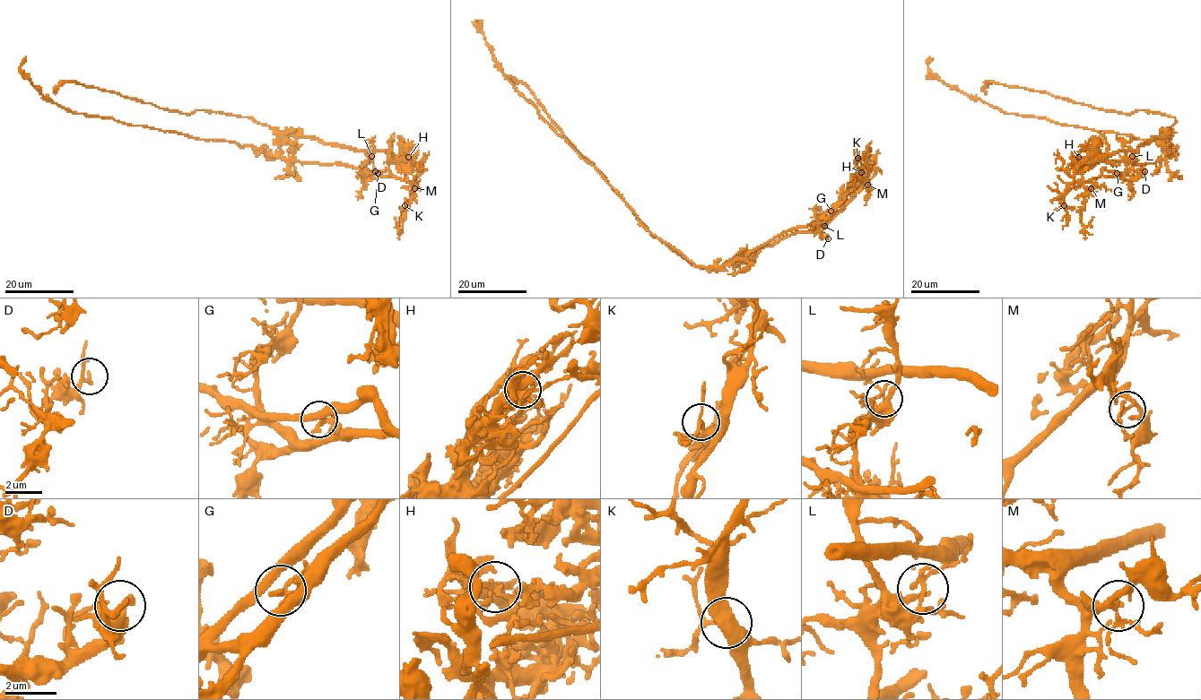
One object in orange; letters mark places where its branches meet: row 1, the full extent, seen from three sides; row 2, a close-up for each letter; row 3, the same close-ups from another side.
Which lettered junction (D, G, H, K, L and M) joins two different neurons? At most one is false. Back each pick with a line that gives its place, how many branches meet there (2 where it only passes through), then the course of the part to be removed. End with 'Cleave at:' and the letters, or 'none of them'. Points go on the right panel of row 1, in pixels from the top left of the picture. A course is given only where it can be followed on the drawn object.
L: Place: (1132, 156). Branches: 3. Course of the part to remove: (1132, 156), (1126, 160), (1127, 169), (1165, 160), (1172, 146), (1005, 113), (938, 80), (928, 70), (929, 56)
Cleave at: L

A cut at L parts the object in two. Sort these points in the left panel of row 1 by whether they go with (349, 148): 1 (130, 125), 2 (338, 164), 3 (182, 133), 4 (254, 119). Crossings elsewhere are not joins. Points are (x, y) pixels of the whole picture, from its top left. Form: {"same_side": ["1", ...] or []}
{"same_side": ["4"]}

